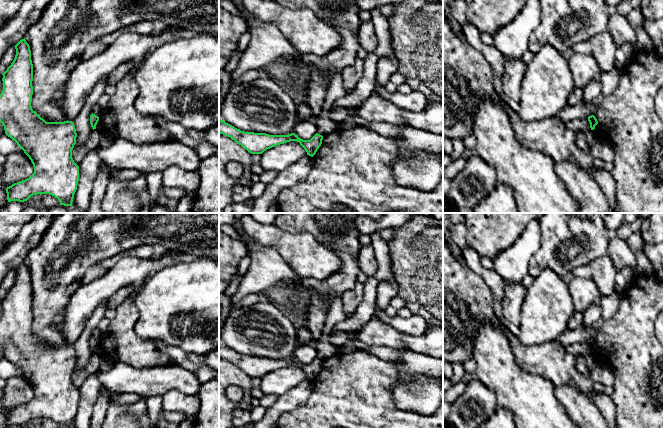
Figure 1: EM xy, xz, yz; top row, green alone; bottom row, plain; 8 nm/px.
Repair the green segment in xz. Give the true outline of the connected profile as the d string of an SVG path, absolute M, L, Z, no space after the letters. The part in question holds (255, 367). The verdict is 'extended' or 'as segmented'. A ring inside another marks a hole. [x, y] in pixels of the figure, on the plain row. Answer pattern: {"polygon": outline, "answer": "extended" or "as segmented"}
{"polygon": "M219 344L219 357L230 361L251 378L262 378L267 373L290 365L297 365L307 379L313 381L322 368L323 360L316 357L310 364L303 364L295 357L288 359L269 359L266 357L244 356Z", "answer": "as segmented"}

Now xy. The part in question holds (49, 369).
{"polygon": "M24 262L14 271L16 273L15 282L7 294L2 298L3 314L0 318L0 346L4 350L5 358L14 364L31 384L34 391L34 397L29 402L7 411L7 424L8 426L24 426L36 418L49 418L57 422L60 428L72 428L79 405L79 390L72 382L72 374L76 368L77 361L75 349L72 345L68 344L64 346L46 346L32 333L33 288L30 270Z", "answer": "as segmented"}

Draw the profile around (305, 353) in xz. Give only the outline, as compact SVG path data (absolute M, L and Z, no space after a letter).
M300 344L294 352L294 357L303 364L310 364L317 357L315 344Z

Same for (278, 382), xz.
M290 365L267 373L261 378L260 389L266 395L283 395L307 379L297 365Z

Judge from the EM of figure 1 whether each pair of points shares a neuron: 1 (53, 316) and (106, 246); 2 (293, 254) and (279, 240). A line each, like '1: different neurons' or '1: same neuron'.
1: same neuron
2: same neuron

